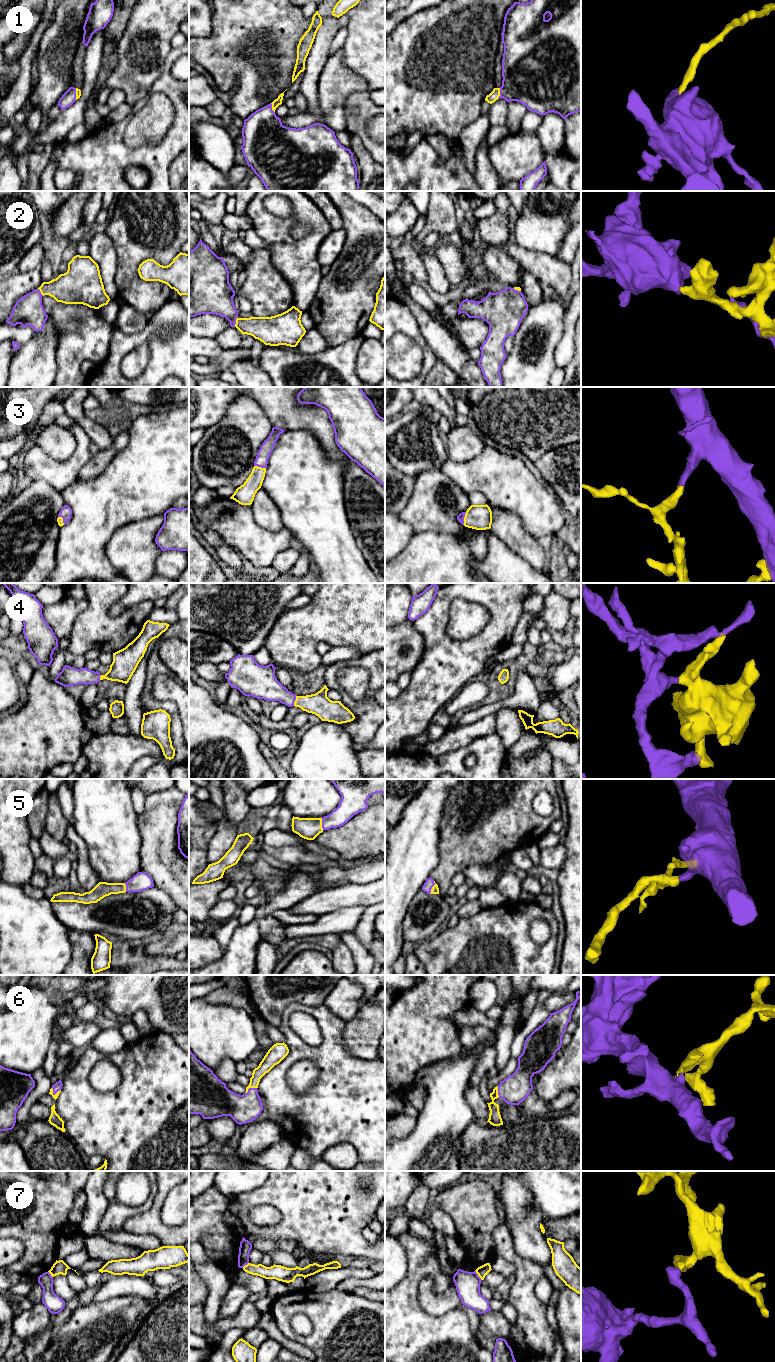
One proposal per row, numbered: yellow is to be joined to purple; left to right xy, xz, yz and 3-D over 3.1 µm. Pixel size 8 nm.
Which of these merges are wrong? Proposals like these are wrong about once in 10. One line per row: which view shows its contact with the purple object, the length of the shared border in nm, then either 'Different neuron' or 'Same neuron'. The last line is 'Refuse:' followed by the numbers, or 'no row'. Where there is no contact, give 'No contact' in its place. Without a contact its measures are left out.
1: Touches purple in yz. Shared border 90 nm. Same neuron
2: Touches purple in xz. Shared border 80 nm. Same neuron
3: Touches purple in yz. Shared border 110 nm. Same neuron
4: Touches purple in xz. Shared border 80 nm. Same neuron
5: Touches purple in xz. Shared border 110 nm. Same neuron
6: Touches purple in xz. Shared border 110 nm. Same neuron
7: Touches purple in yz. Shared border 100 nm. Different neuron
Refuse: 7

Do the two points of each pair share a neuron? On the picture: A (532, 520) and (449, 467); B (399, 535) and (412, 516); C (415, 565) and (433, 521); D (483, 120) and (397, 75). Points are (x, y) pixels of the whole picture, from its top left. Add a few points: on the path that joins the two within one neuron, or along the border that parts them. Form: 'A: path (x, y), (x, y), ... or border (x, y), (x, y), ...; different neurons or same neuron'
A: path (513, 499), (489, 475), (470, 475); same neuron
B: border (398, 515), (411, 526), (414, 534); different neurons
C: border (452, 533), (422, 531), (414, 535); different neurons
D: border (481, 113), (461, 132); different neurons

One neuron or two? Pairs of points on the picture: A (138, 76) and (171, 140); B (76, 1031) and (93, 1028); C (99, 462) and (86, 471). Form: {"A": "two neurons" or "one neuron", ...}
{"A": "two neurons", "B": "one neuron", "C": "one neuron"}

